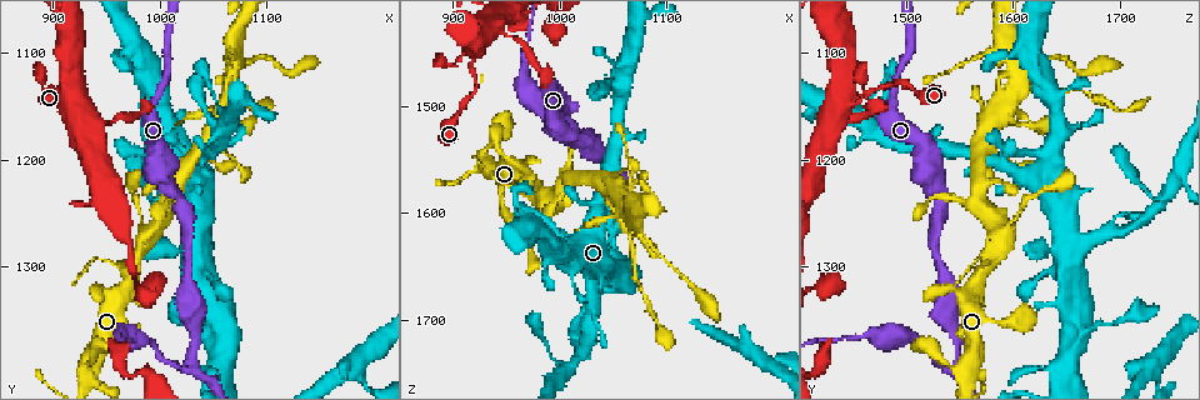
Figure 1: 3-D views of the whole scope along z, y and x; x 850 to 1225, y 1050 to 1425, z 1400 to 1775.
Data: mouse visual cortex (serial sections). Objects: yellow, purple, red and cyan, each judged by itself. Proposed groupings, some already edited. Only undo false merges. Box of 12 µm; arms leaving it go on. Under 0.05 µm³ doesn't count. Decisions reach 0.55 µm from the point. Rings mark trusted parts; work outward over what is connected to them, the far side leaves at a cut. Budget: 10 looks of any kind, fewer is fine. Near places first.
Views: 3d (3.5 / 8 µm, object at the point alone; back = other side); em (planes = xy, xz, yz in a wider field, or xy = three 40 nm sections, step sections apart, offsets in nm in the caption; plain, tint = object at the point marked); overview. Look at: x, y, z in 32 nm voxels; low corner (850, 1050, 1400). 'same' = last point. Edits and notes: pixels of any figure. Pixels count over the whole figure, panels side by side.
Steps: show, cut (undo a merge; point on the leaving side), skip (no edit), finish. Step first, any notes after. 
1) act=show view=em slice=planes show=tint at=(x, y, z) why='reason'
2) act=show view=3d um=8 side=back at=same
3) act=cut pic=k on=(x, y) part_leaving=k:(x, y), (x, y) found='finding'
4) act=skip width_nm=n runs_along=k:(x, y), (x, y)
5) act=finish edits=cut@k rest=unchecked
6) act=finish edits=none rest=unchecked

act=show view=3d um=3.5 side=back at=(1068, 1122, 1606) why='four arms meet'

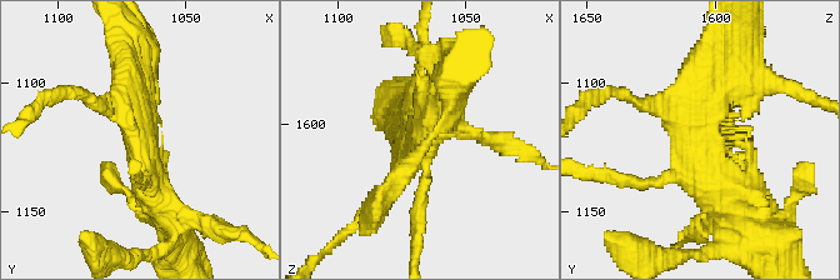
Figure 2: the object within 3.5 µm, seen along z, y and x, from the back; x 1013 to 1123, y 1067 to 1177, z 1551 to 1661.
act=show view=em slice=xy step=5 show=tint at=(1068, 1120, 1608)

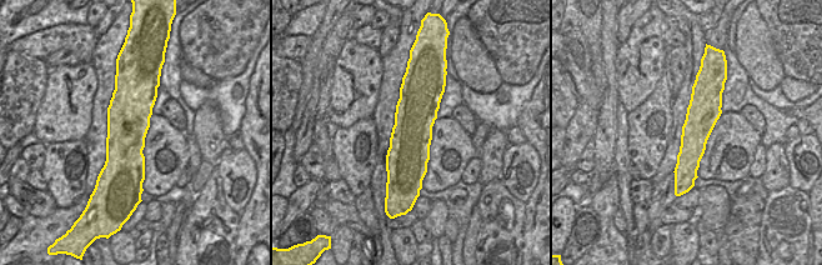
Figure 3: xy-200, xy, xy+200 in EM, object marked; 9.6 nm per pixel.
act=skip runs_along=2:(158, 203), (139, 145), (139, 61) found='one cell here'

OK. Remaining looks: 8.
act=show view=3d um=3.5 side=back at=(1030, 1282, 1644)

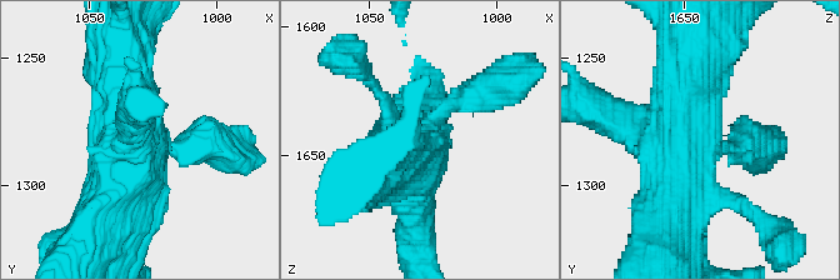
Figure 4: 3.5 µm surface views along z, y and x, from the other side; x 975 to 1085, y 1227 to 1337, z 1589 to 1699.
act=show view=em slice=planes show=tint at=same why='now the EM'

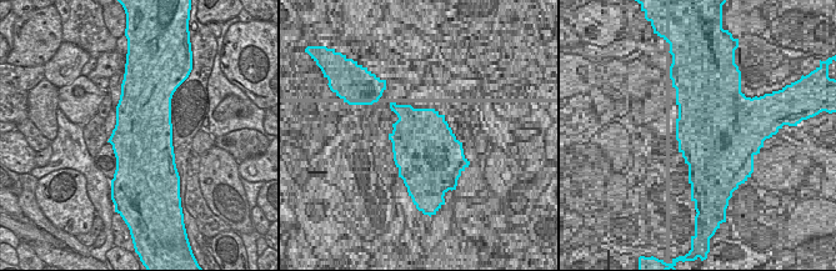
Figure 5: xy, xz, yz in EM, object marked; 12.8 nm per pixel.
act=show view=em slice=xy step=2 show=tint at=same why='cut it another way'

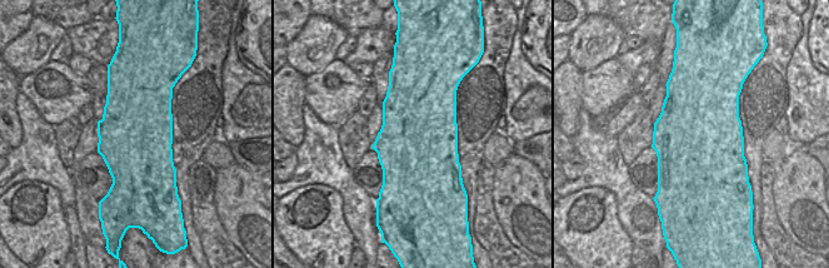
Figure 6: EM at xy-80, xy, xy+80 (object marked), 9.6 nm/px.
act=skip runs_along=4:(695, 70), (679, 93), (670, 228) found='all the same cell'

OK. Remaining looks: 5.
act=show view=3d um=3.5 at=(936, 1392, 1558) why='calibre changes'

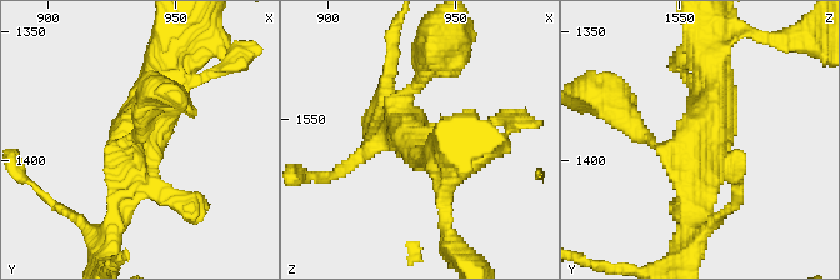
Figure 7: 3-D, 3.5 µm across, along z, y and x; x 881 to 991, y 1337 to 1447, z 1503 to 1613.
act=show view=em slice=xy step=2 show=tint at=(935, 1393, 1560) arms=4 arm_widths_nm=150,150,350,500 why='need the tissue'

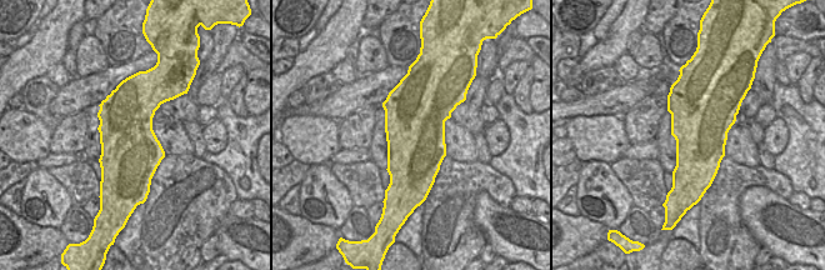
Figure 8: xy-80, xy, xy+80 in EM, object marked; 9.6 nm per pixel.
act=skip width_nm=600 runs_along=7:(709, 69), (703, 141), (668, 153), (639, 130) found='one cell here'

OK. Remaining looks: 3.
act=show view=3d um=3.5 side=back at=(1030, 1398, 1544)

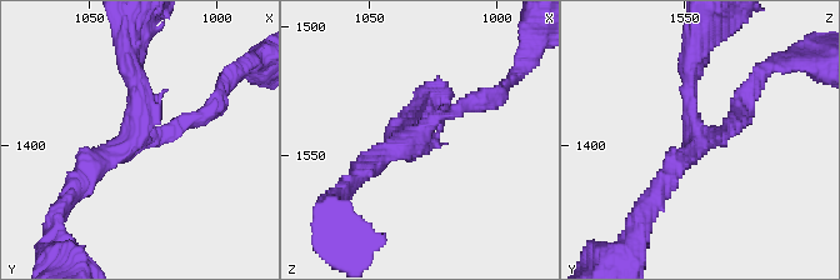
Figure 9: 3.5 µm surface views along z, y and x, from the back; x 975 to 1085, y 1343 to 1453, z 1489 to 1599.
act=show view=em slice=planes show=tint at=(1031, 1397, 1544) arms=3 arm_widths_nm=200,200,250

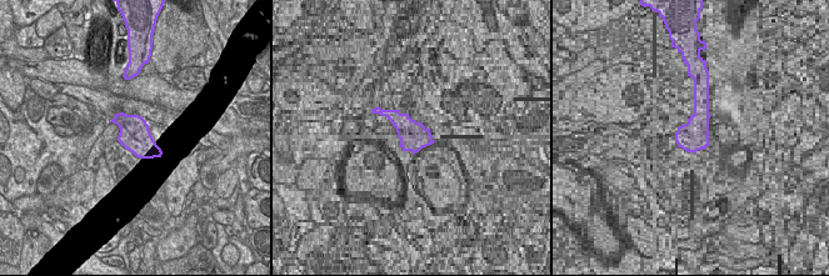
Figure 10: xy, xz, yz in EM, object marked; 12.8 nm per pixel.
act=skip found='all the same cell'

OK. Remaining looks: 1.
act=finish edits=none rest=unchecked

